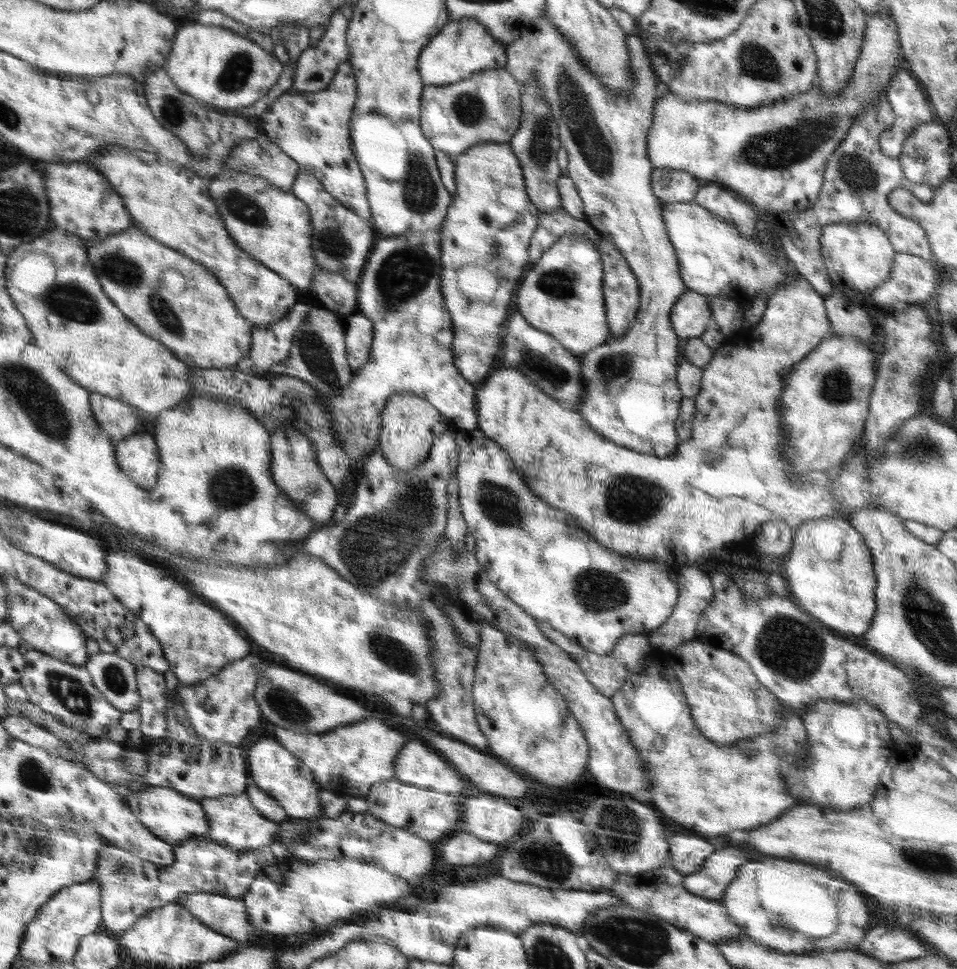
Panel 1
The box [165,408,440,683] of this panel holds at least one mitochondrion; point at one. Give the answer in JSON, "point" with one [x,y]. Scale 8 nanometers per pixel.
{"point":[232,488]}

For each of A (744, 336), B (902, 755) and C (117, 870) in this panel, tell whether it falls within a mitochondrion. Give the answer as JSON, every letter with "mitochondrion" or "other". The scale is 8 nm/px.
{"A":"other","B":"other","C":"mitochondrion"}

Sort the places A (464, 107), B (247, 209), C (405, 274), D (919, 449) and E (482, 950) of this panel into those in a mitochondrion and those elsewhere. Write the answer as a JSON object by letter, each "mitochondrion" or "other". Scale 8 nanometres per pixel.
{"A":"mitochondrion","B":"mitochondrion","C":"mitochondrion","D":"mitochondrion","E":"other"}

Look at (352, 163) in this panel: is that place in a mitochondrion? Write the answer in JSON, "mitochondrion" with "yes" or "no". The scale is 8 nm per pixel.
{"mitochondrion":"no"}

